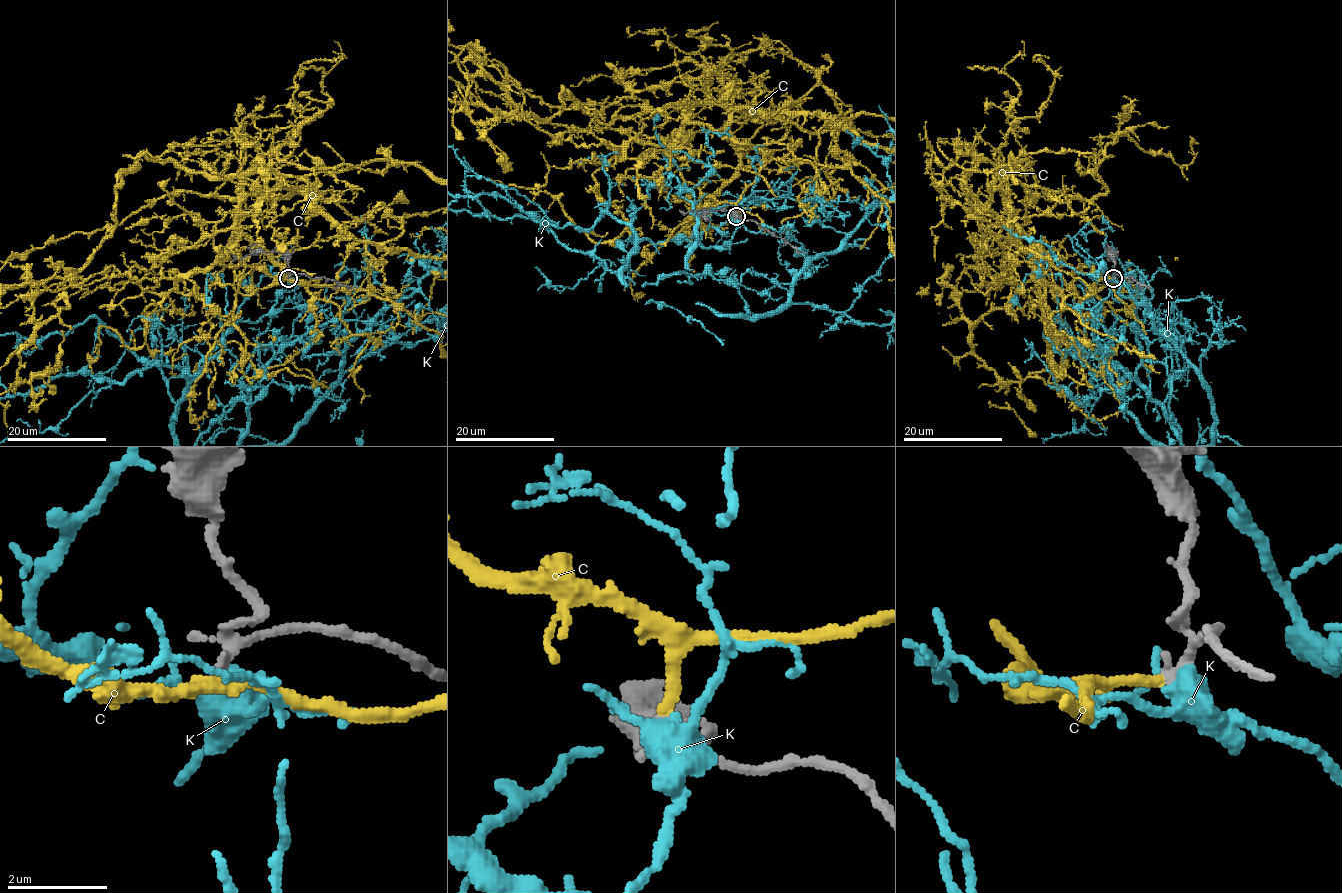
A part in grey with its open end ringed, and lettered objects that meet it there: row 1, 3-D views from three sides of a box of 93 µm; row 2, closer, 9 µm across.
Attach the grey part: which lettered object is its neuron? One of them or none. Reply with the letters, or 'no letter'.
C

